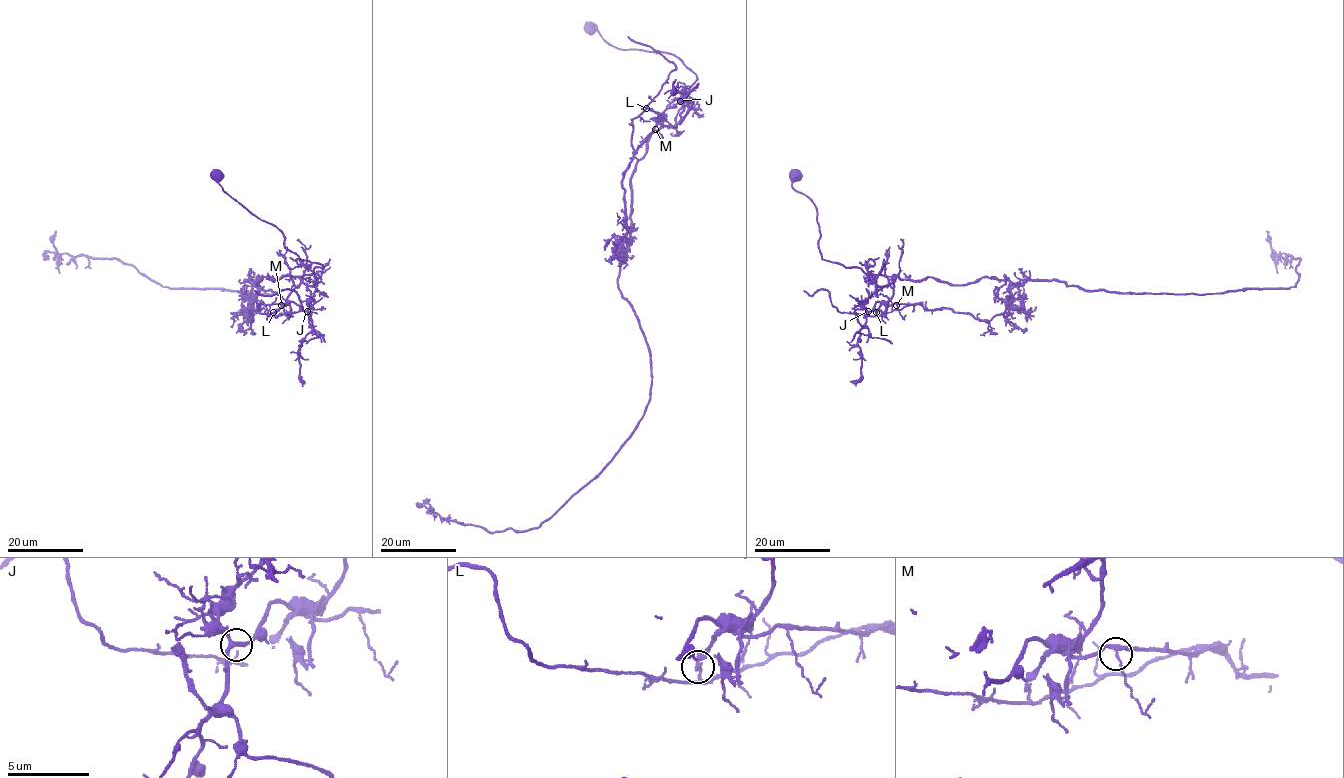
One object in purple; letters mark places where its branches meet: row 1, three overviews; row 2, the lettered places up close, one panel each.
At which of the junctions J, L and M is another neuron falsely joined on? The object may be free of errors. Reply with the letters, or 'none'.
L

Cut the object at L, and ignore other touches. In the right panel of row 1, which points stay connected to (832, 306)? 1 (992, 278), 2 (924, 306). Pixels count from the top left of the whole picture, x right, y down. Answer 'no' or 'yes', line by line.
1: no
2: yes

